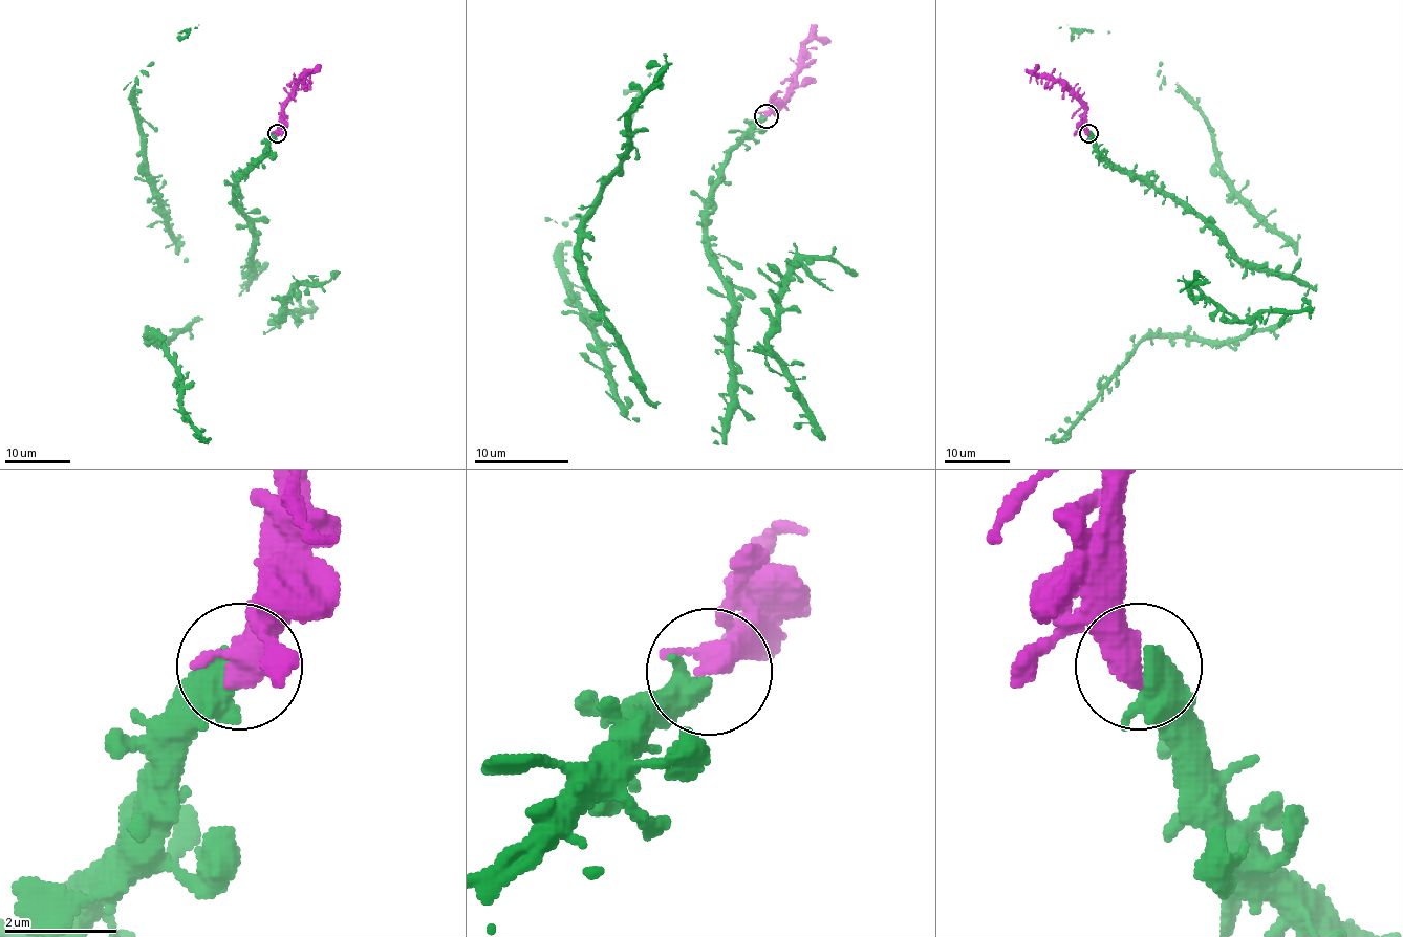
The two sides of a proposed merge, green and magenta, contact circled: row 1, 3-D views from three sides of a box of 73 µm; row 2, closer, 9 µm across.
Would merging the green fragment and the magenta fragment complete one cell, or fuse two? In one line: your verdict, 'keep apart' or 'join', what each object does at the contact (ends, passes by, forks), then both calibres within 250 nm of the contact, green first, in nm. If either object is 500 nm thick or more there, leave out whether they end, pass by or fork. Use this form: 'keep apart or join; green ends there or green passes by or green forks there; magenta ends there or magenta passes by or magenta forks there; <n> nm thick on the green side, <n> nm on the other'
join; 400 nm thick on the green side, 600 nm on the other

